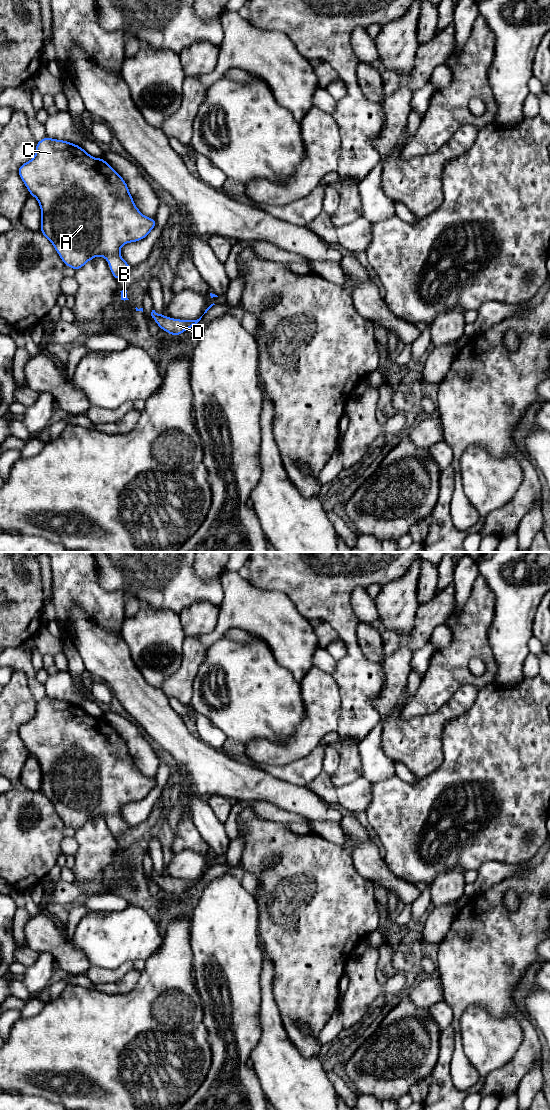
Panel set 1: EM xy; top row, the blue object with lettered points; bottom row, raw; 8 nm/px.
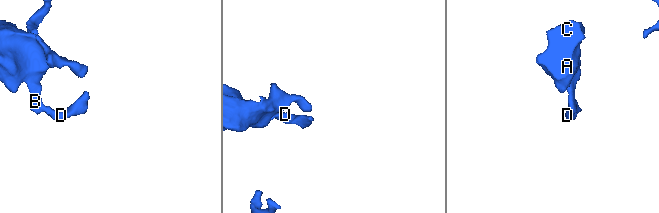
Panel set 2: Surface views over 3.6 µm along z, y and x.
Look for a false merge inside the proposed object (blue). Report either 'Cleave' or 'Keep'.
Keep

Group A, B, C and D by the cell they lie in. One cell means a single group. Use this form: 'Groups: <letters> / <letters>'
Groups: A B C D

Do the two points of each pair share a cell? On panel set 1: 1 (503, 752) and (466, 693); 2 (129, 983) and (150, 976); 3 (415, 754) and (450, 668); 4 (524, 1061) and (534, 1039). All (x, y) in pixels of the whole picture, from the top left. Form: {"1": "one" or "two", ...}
{"1": "two", "2": "two", "3": "two", "4": "one"}

